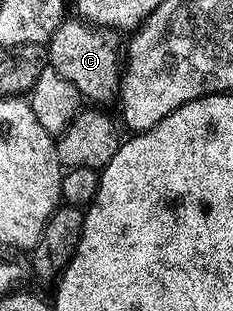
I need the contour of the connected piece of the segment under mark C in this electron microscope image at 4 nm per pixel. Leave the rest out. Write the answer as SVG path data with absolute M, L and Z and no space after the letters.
M77 16L71 18L62 21L61 27L49 37L48 65L59 72L63 80L71 80L71 84L79 88L82 99L91 98L95 101L92 103L105 104L101 102L107 101L112 94L114 97L119 90L119 75L123 69L119 61L119 51L123 42L117 39L120 38L118 31L112 28L95 26Z

